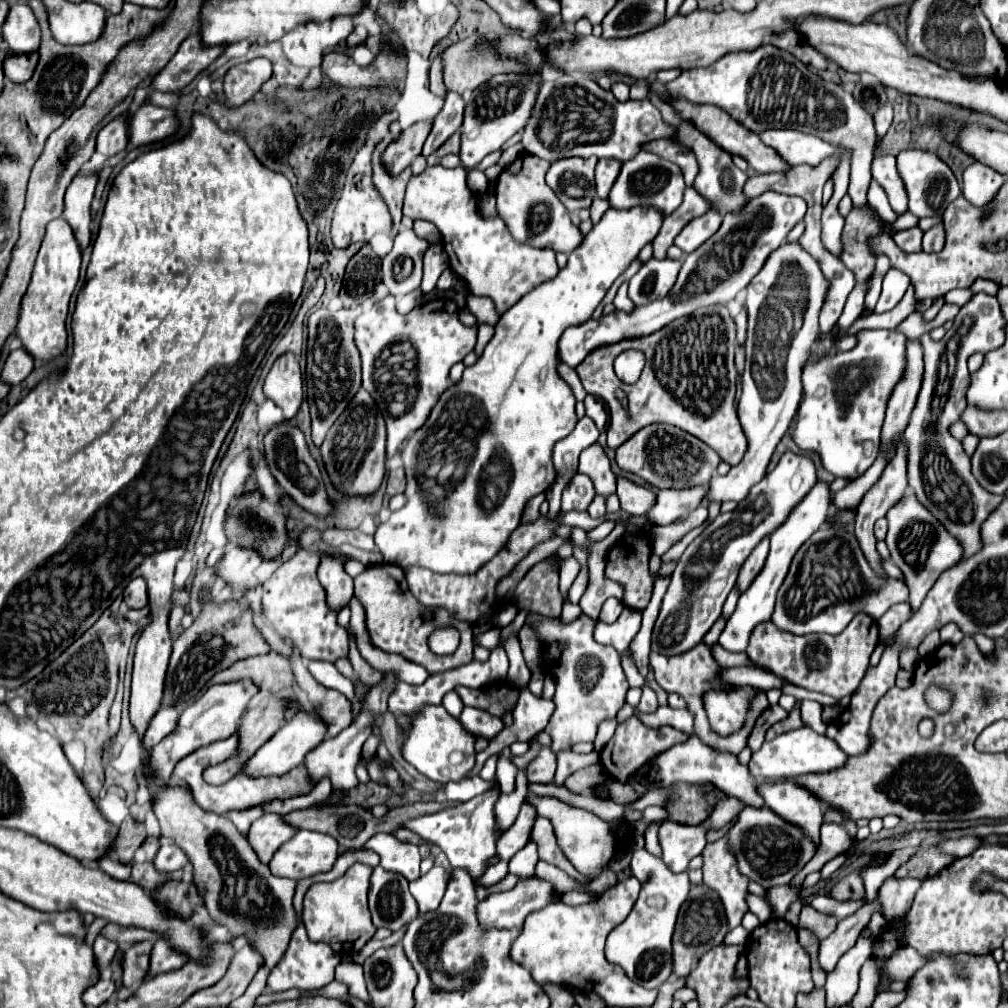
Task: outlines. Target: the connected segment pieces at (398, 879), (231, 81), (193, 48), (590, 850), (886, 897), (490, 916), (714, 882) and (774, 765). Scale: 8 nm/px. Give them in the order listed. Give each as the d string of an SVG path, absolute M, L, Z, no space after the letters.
M381 866L371 876L369 910L375 928L389 928L393 932L405 928L419 912L407 880L401 874L385 872Z
M253 58L249 62L235 64L227 70L223 90L227 96L227 106L237 108L253 98L265 80L271 76L271 62L267 58Z
M189 36L173 60L153 78L153 90L159 92L177 92L187 86L199 72L203 72L219 54L221 48L201 48L197 44L197 36Z
M553 796L531 798L531 802L537 806L537 812L541 816L545 816L545 818L549 818L553 822L555 836L557 836L557 846L567 856L567 860L577 868L577 872L583 874L589 880L599 878L599 874L607 868L609 860L613 858L613 854L619 848L609 822L601 820L599 816L595 816L595 814L583 810L583 808L561 802L557 798L553 798Z
M889 876L879 888L881 914L889 924L901 922L911 910L915 892L921 888L921 880L917 878L895 878Z
M531 876L531 878L521 880L513 890L487 894L483 900L479 900L475 912L477 912L477 920L479 920L479 926L483 932L487 932L491 928L497 928L497 930L513 930L515 928L517 932L521 932L525 918L531 912L537 912L537 910L545 908L547 904L551 904L553 898L559 898L559 894L551 886L551 882L543 880L539 876Z
M717 840L705 846L703 850L703 882L705 886L713 888L725 908L727 926L733 930L741 924L743 914L749 910L745 904L747 892L747 878L737 872L737 862L729 856L725 848L725 840Z
M811 728L793 730L787 734L781 734L773 738L771 742L765 742L759 752L755 752L749 760L749 774L761 782L761 780L787 780L797 778L805 774L821 774L821 772L833 772L837 768L843 768L847 764L849 756L839 748L835 740L829 740L827 736L817 734Z

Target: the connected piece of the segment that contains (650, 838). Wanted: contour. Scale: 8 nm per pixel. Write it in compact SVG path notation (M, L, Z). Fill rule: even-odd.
M651 822L651 824L649 824L649 828L647 828L647 832L645 832L645 848L647 848L653 856L661 856L659 842L657 842L659 826L661 826L661 822Z

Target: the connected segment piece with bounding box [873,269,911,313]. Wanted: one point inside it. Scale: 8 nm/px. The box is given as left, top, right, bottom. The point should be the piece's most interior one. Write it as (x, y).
(894, 286)

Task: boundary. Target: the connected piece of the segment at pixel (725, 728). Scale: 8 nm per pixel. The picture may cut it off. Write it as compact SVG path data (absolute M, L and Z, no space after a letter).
M729 686L713 688L703 696L703 708L707 712L711 730L719 736L731 736L739 732L749 718L751 704L759 696L755 686Z

